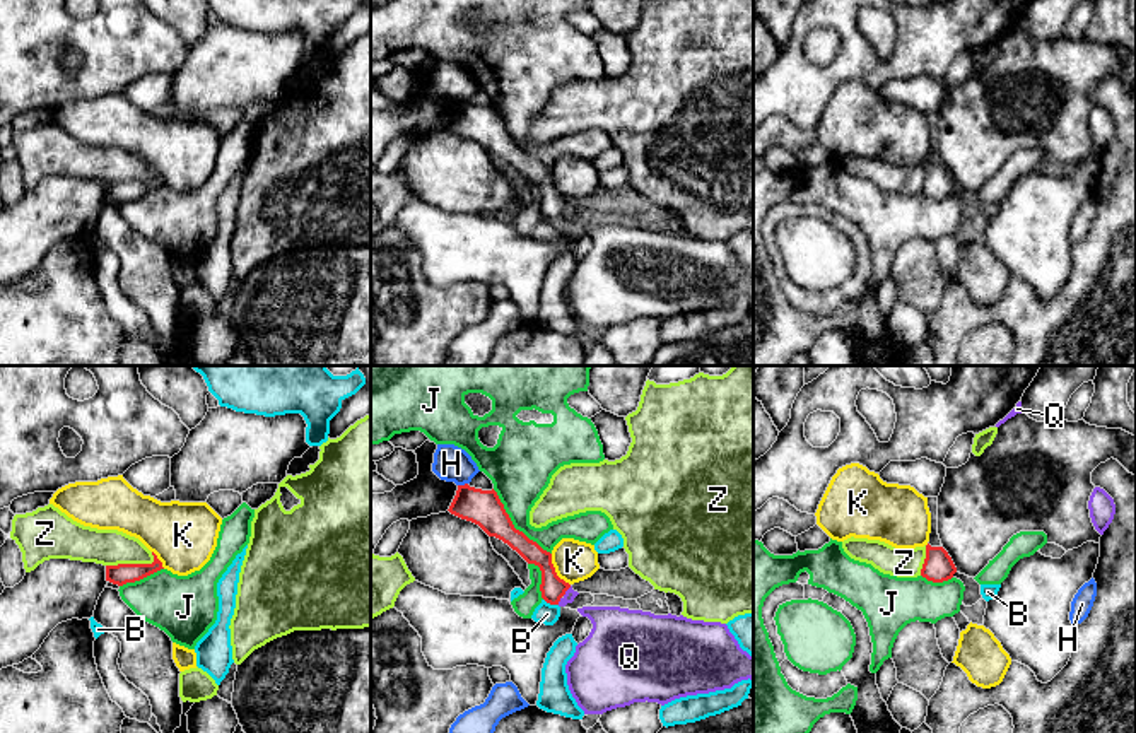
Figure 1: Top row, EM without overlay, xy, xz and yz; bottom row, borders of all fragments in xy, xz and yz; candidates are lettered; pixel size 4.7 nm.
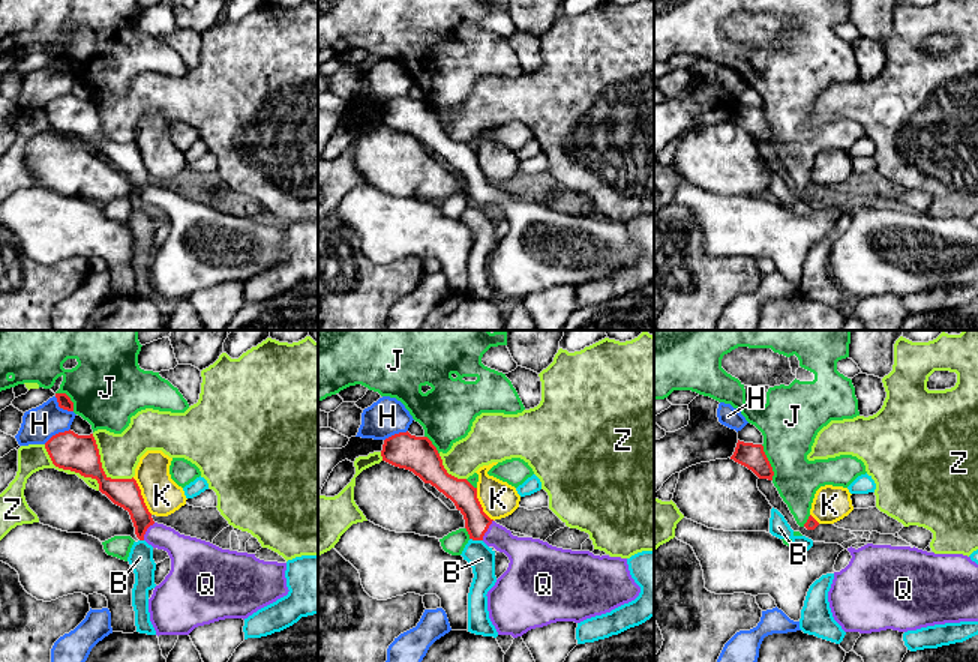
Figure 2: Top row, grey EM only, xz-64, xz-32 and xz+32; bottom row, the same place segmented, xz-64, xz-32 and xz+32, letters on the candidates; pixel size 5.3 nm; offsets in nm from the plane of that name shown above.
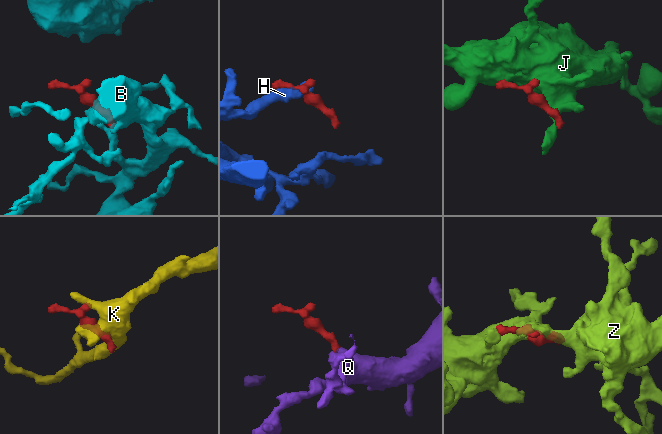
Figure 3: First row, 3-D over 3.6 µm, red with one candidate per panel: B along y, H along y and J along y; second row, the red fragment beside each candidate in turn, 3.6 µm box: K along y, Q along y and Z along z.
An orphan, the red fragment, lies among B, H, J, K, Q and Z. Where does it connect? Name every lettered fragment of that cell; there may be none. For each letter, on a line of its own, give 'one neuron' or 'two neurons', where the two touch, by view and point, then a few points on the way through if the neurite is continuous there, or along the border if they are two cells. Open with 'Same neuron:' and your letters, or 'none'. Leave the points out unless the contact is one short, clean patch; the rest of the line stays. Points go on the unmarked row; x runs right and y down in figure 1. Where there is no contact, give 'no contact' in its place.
Same neuron: Q
B: two neurons; contact xz (550, 221); border xz (544, 216), (557, 222)
H: two neurons; contact xz (462, 103)
J: two neurons; contact xz (513, 144)
K: two neurons; contact xz (554, 188); border xz (550, 171), (554, 188), (569, 202)
Q: one neuron; contact xz (562, 212); way xz (552, 205), (562, 212), (569, 212)
Z: two neurons; contact xy (132, 181)

